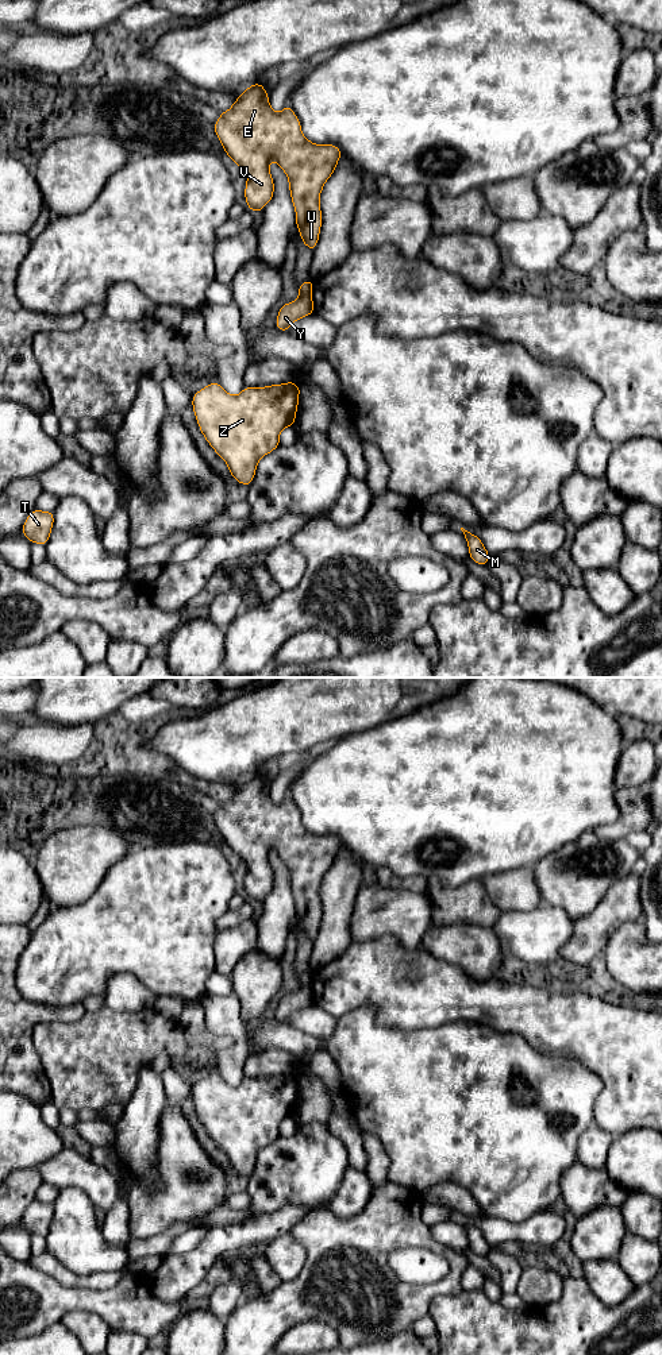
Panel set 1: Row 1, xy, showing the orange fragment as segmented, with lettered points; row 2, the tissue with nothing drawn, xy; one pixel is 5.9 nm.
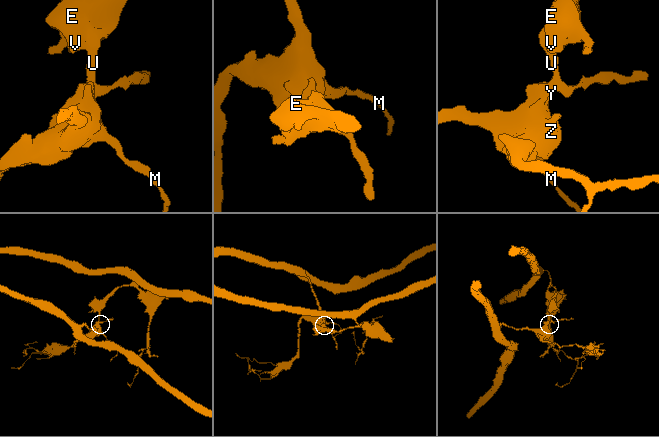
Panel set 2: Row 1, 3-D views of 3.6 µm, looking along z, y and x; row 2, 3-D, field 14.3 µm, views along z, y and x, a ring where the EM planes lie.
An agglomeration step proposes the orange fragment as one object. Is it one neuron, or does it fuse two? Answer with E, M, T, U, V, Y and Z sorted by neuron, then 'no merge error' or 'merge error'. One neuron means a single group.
E U V / M T Y Z | merge error

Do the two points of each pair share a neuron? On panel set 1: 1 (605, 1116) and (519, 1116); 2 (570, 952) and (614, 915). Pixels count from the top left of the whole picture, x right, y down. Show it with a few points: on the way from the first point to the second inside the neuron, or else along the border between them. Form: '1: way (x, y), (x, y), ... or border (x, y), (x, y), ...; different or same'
1: border (603, 1087), (601, 1095), (593, 1105), (592, 1120); different
2: way (581, 944), (603, 922); same

